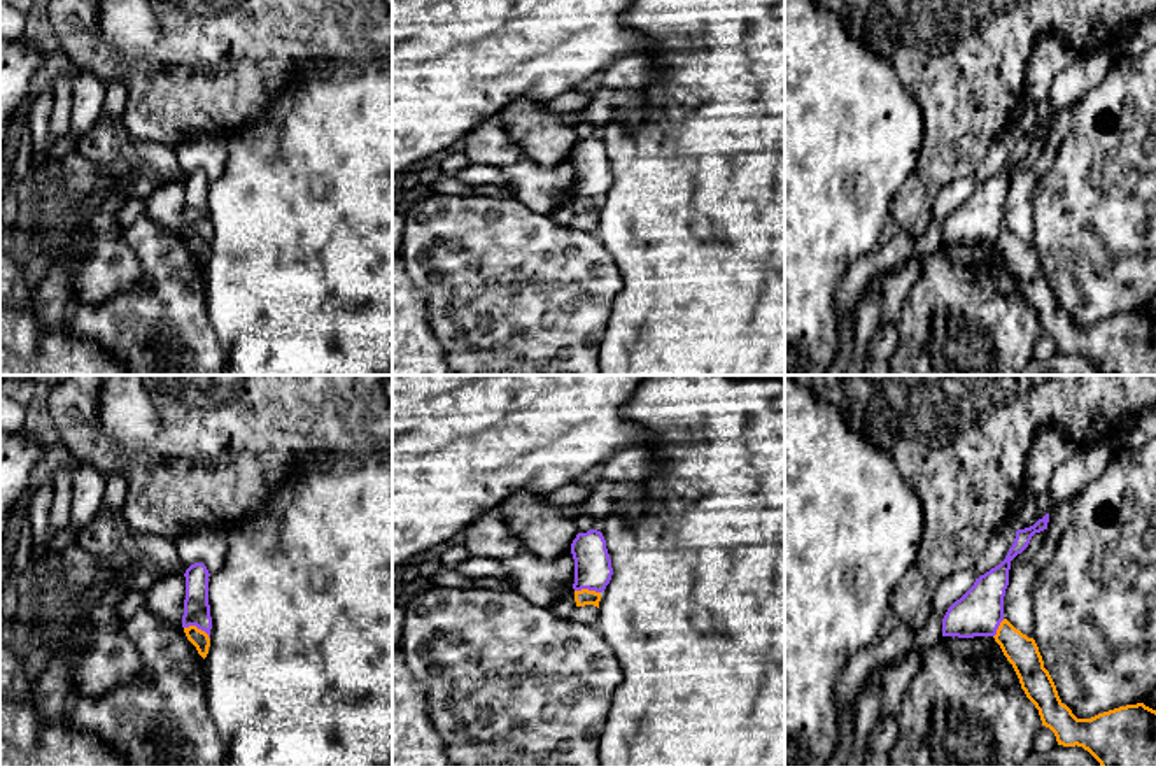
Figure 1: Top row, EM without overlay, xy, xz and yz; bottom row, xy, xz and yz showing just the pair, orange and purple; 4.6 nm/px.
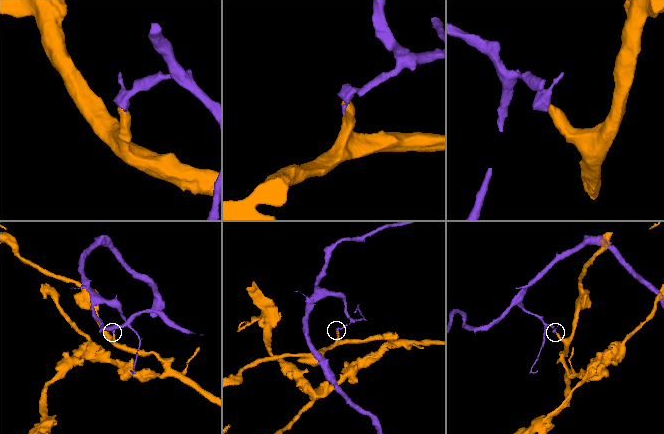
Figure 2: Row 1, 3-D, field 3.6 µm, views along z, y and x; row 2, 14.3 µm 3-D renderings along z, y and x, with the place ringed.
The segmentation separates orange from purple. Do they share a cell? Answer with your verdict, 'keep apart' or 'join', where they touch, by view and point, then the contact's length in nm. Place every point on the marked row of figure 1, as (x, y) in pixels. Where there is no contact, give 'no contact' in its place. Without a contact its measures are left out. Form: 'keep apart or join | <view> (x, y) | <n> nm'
keep apart | xy (198, 630) | 130 nm

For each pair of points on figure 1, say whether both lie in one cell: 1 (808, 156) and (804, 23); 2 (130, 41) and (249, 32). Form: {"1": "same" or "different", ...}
{"1": "same", "2": "different"}

